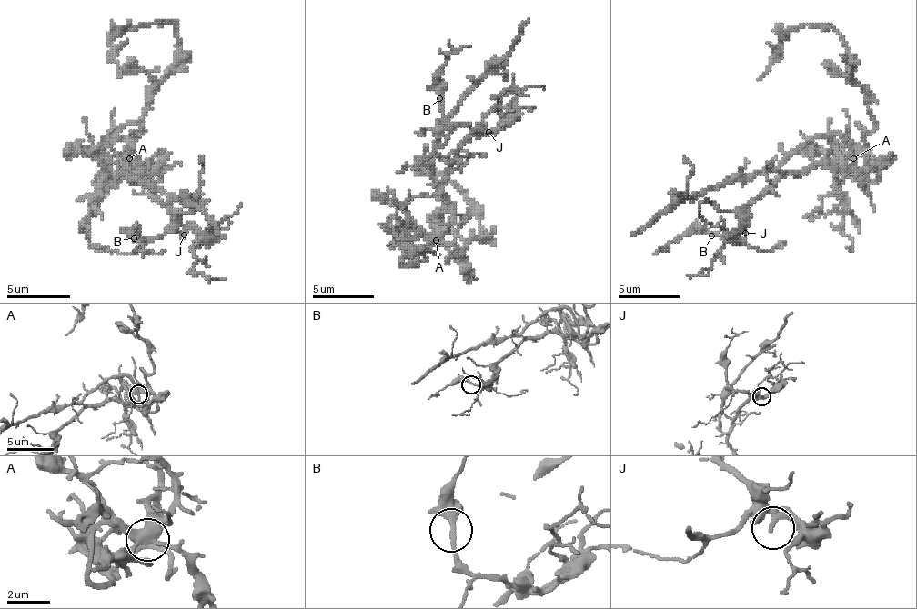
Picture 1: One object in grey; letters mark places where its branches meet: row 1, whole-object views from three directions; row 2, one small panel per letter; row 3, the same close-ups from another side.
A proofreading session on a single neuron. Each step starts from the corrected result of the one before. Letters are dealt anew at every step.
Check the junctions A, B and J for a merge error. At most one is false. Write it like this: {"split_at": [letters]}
{"split_at": []}

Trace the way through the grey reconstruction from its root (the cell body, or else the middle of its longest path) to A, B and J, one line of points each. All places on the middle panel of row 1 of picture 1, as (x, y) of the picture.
A: (406, 236), (409, 224), (430, 239), (437, 239)
B: (406, 236), (409, 224), (428, 233), (446, 227), (452, 209), (443, 178), (477, 132), (452, 123), (439, 98)
J: (406, 236), (409, 224), (428, 233), (446, 227), (452, 214), (443, 190), (446, 169), (477, 132), (488, 132)

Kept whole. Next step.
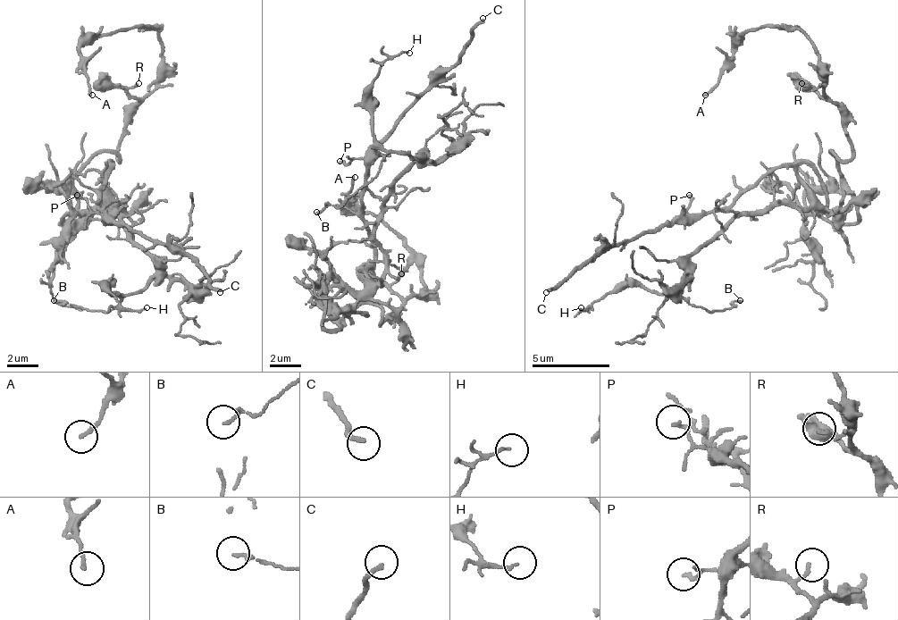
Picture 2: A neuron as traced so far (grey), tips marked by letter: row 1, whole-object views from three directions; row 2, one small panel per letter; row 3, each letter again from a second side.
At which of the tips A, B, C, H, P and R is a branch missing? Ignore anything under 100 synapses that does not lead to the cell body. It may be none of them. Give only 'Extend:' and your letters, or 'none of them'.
Extend: C

